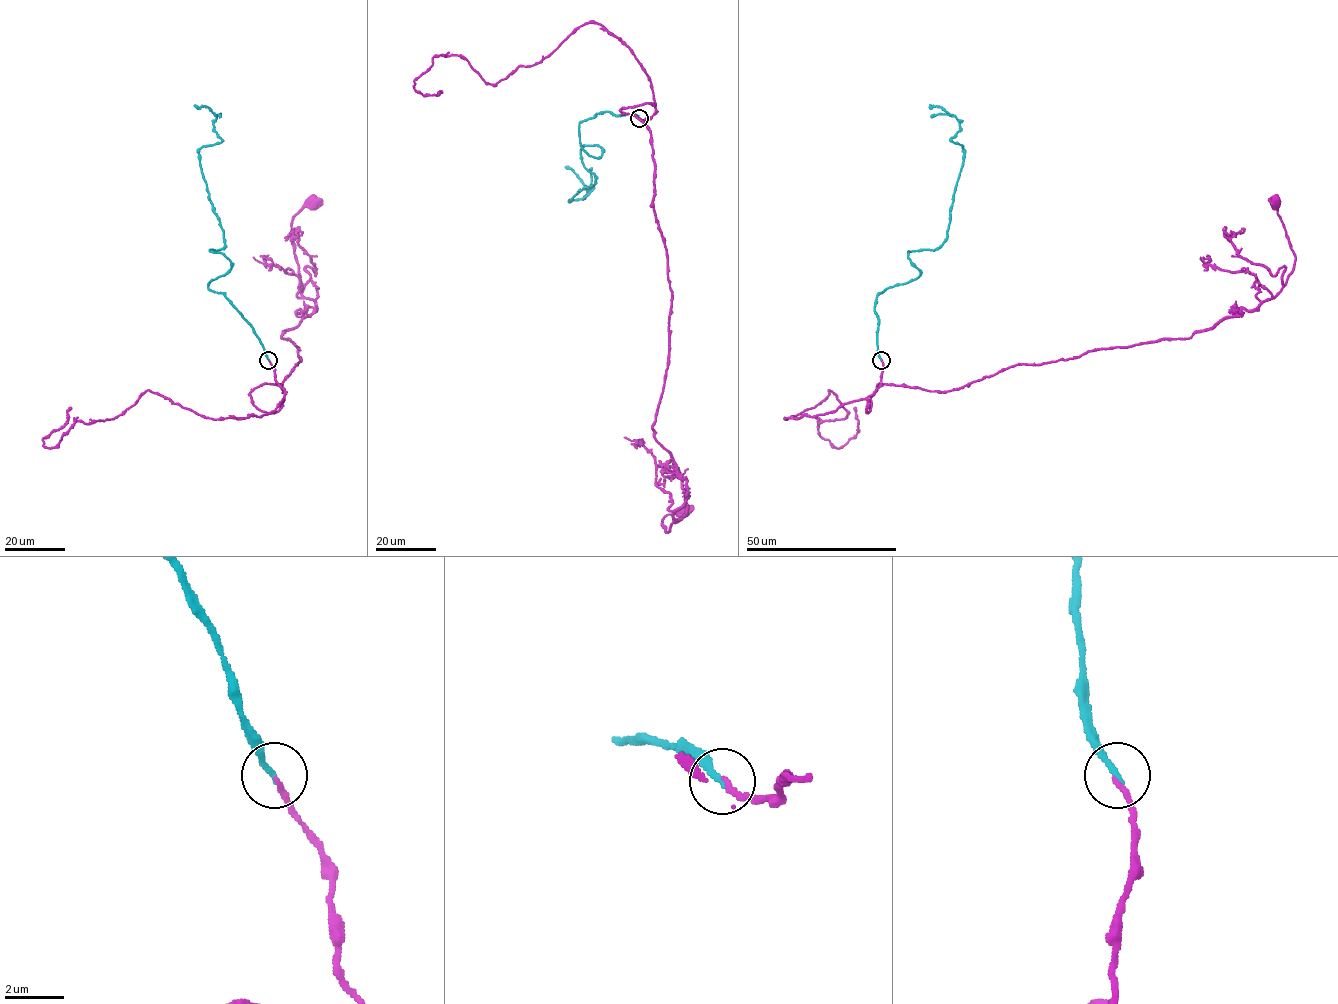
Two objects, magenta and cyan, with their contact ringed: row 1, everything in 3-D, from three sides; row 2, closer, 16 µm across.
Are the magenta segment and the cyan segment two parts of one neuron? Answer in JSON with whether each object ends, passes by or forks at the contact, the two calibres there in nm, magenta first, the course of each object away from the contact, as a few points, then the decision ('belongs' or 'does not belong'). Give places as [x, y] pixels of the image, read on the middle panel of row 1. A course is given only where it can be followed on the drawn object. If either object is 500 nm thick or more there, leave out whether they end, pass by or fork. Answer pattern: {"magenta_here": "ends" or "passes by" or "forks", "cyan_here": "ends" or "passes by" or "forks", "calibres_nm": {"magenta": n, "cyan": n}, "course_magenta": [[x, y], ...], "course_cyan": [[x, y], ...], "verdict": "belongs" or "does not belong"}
{"magenta_here": "ends", "cyan_here": "ends", "calibres_nm": {"magenta": 160, "cyan": 220}, "course_magenta": [[639, 118], [654, 104], [621, 111], [651, 134], [672, 293], [652, 429], [687, 485], [667, 532], [682, 510]], "course_cyan": [[639, 118], [579, 124], [602, 149], [581, 149], [583, 199], [565, 166]], "verdict": "belongs"}

